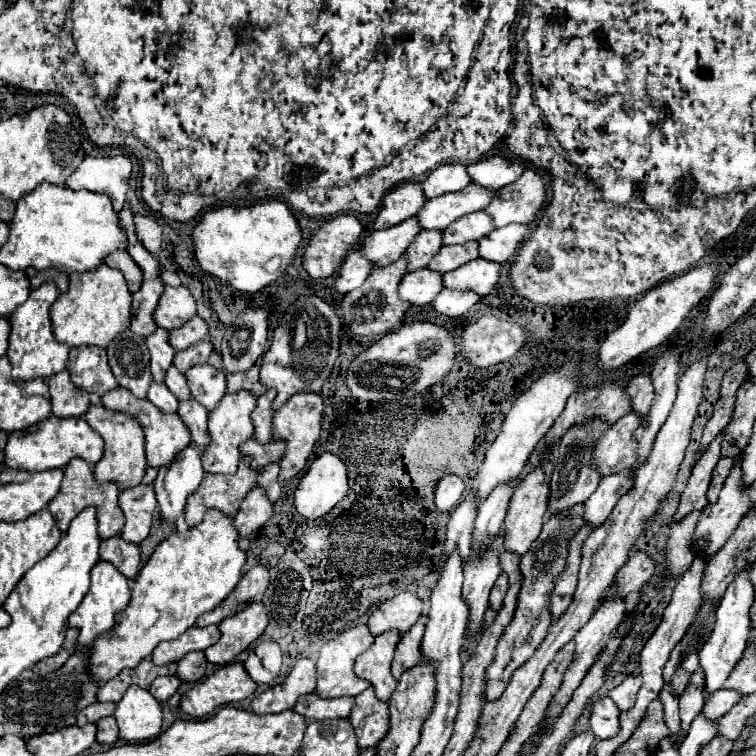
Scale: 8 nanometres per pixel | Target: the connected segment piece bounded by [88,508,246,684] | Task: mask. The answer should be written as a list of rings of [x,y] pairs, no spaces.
[[[206,512],[204,520],[186,532],[174,532],[160,542],[154,554],[140,570],[126,612],[120,612],[118,624],[110,638],[101,634],[88,656],[88,672],[96,684],[112,680],[124,668],[136,668],[164,640],[176,640],[196,618],[214,610],[242,578],[246,552],[238,548],[238,532],[232,528],[232,518],[216,512]]]

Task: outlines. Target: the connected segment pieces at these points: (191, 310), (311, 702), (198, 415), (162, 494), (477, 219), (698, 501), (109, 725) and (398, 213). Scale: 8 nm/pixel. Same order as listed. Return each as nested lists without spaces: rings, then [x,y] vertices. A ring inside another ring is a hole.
[[[166,286],[152,318],[156,326],[172,330],[172,328],[180,328],[180,324],[186,324],[194,314],[196,314],[196,302],[190,290],[184,286],[178,288]]]
[[[316,694],[300,696],[294,710],[308,720],[330,720],[330,718],[348,718],[352,708],[352,698],[320,700]]]
[[[190,398],[190,400],[178,402],[178,414],[186,422],[186,426],[190,428],[190,434],[192,434],[192,440],[196,442],[196,446],[204,448],[204,440],[208,440],[208,436],[206,436],[208,410],[200,402]]]
[[[190,446],[178,452],[166,468],[158,470],[158,476],[154,480],[154,492],[166,522],[174,524],[178,516],[184,514],[186,498],[198,488],[202,478],[204,470],[200,464],[200,454]]]
[[[472,212],[454,220],[442,230],[442,244],[466,244],[472,240],[480,240],[480,236],[486,236],[492,230],[492,218],[486,212]]]
[[[722,434],[716,436],[716,440],[706,448],[706,452],[698,458],[696,466],[692,468],[692,476],[686,484],[686,490],[680,496],[680,506],[678,506],[676,514],[672,516],[674,522],[680,522],[690,512],[702,510],[708,504],[706,502],[706,490],[710,486],[712,470],[714,470],[716,462],[720,460],[720,440],[722,440]]]
[[[108,716],[108,718],[98,722],[96,740],[100,744],[114,744],[118,740],[118,726],[116,726],[116,720],[112,716]]]
[[[404,182],[388,192],[388,196],[382,198],[380,212],[374,220],[374,230],[390,228],[406,218],[412,218],[416,214],[416,208],[424,204],[424,194],[420,194],[420,184],[416,182]]]

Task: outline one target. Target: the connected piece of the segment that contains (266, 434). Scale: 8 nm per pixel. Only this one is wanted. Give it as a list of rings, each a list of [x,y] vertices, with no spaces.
[[[266,390],[260,398],[258,398],[258,404],[252,412],[252,424],[254,424],[254,440],[258,444],[266,444],[270,442],[272,438],[272,416],[274,416],[274,410],[272,410],[272,400],[274,400],[276,392],[272,390]]]

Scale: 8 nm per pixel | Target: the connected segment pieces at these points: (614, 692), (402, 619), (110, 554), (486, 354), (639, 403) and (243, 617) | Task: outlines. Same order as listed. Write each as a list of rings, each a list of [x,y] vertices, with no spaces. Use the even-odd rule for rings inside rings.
[[[626,678],[622,684],[618,684],[616,688],[612,688],[608,692],[608,696],[614,700],[614,704],[620,710],[628,710],[632,708],[632,704],[636,702],[636,692],[640,690],[640,678]]]
[[[402,592],[392,600],[382,602],[368,618],[368,630],[372,636],[378,636],[386,630],[398,630],[404,634],[408,628],[414,626],[422,612],[422,600],[416,594]]]
[[[120,536],[102,540],[100,544],[100,560],[110,562],[122,572],[126,578],[136,578],[140,566],[140,550],[136,544],[128,544],[120,540]]]
[[[484,314],[464,326],[458,354],[474,368],[488,368],[514,356],[522,344],[524,330],[518,324]]]
[[[642,374],[642,376],[636,376],[628,382],[628,388],[626,388],[628,396],[630,396],[630,404],[632,404],[632,412],[644,416],[652,404],[652,396],[654,396],[654,388],[652,388],[652,380],[650,376]]]
[[[252,602],[244,610],[228,616],[220,622],[220,640],[204,650],[208,662],[216,666],[224,666],[232,662],[238,654],[242,654],[268,626],[268,614],[264,604]]]

